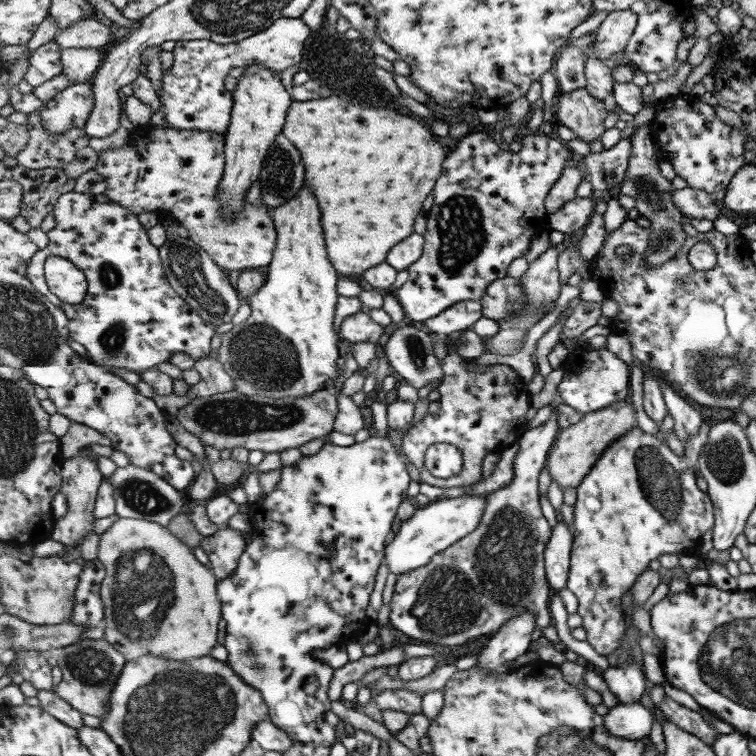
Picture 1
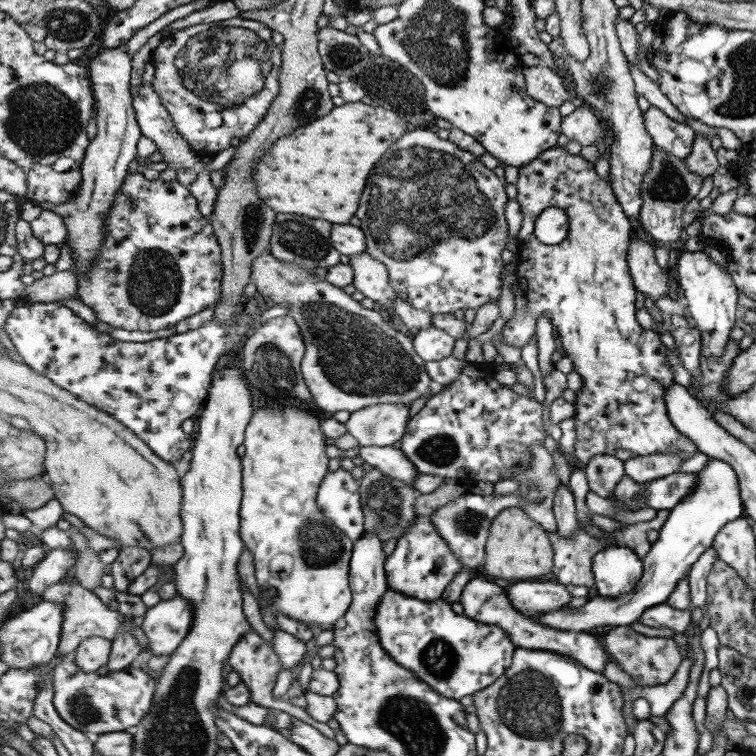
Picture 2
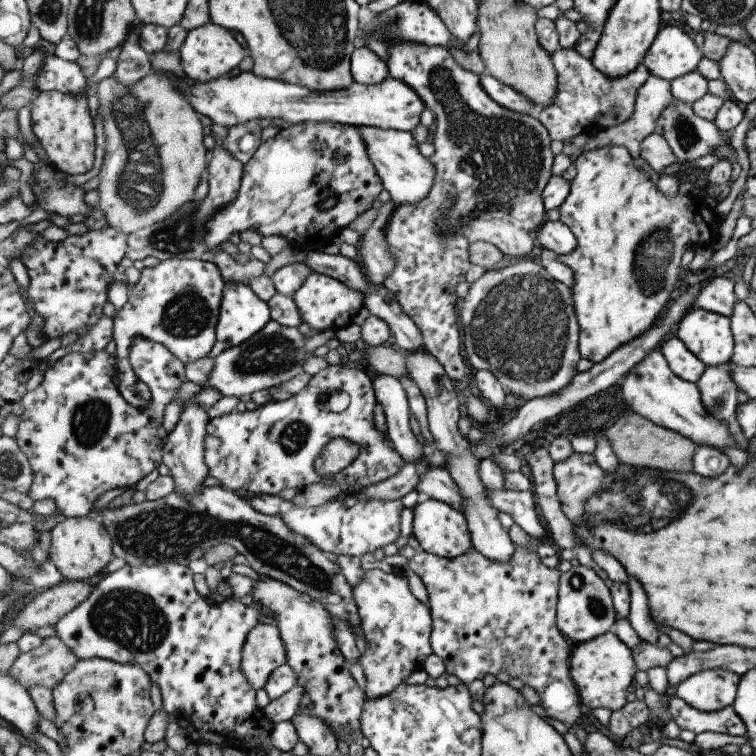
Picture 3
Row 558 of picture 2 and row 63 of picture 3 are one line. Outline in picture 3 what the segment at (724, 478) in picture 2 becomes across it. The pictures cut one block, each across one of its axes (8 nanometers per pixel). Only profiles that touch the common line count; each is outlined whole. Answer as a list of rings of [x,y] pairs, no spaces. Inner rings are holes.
[[[668,23],[653,40],[642,64],[647,64],[654,76],[669,81],[698,71],[705,54],[690,35],[687,30]]]

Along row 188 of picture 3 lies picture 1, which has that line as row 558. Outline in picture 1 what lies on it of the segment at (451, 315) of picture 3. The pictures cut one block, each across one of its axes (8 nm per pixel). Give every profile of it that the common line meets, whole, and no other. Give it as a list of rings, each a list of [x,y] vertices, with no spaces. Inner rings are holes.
[[[560,394],[557,400],[549,404],[551,414],[548,420],[527,431],[518,441],[520,450],[515,457],[516,477],[505,488],[486,495],[487,508],[475,533],[459,540],[453,547],[446,548],[446,551],[439,552],[426,567],[405,572],[397,579],[390,603],[392,611],[389,621],[412,641],[426,642],[445,649],[459,646],[467,640],[496,633],[509,619],[527,611],[537,615],[536,626],[541,626],[539,629],[552,626],[554,620],[549,606],[553,590],[546,576],[546,548],[554,535],[554,528],[541,510],[539,474],[543,468],[547,468],[550,450],[562,430],[559,427],[559,414],[555,411],[559,402],[563,402]]]

